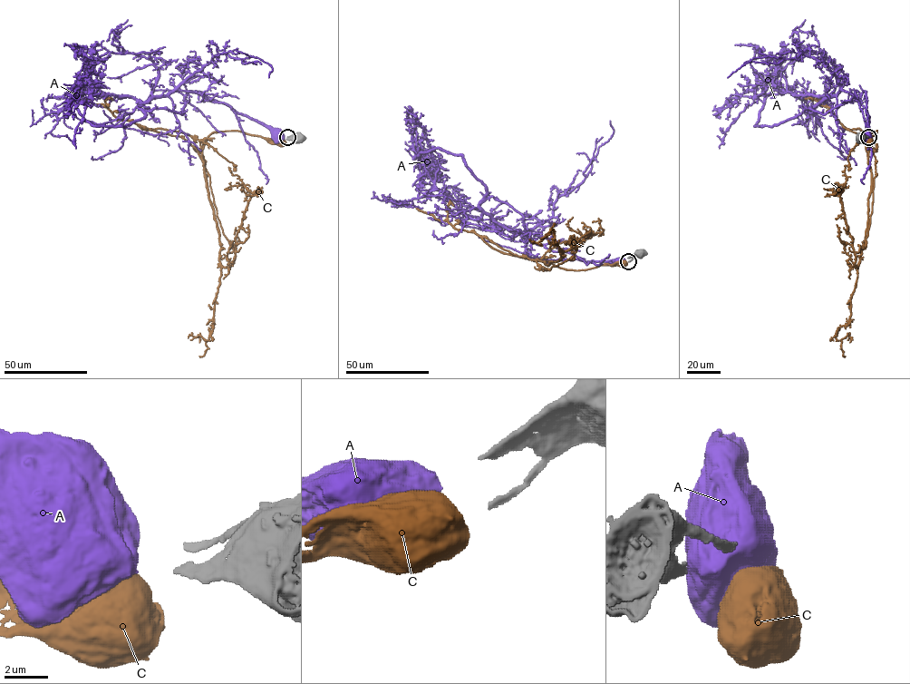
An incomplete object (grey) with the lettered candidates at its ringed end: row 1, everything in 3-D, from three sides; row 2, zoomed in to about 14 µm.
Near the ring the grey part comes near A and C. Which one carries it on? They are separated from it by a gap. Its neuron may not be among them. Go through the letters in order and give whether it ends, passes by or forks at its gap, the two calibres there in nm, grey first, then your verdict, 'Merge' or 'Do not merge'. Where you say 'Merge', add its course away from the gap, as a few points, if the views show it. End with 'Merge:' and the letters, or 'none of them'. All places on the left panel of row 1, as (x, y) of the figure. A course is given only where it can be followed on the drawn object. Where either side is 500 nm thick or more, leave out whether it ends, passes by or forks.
A: Thickness 260 nm (grey) against 900 nm. Do not merge
C: Thickness 260 nm (grey) against 1000 nm. Do not merge
Merge: none of them

